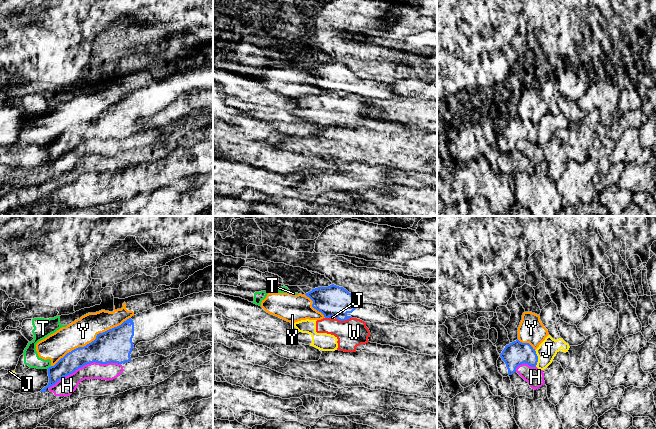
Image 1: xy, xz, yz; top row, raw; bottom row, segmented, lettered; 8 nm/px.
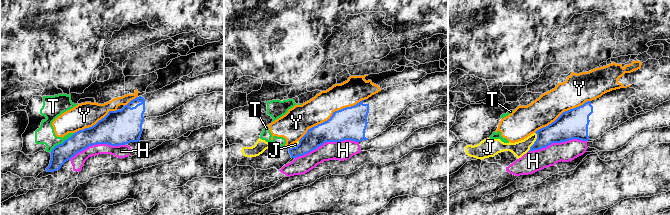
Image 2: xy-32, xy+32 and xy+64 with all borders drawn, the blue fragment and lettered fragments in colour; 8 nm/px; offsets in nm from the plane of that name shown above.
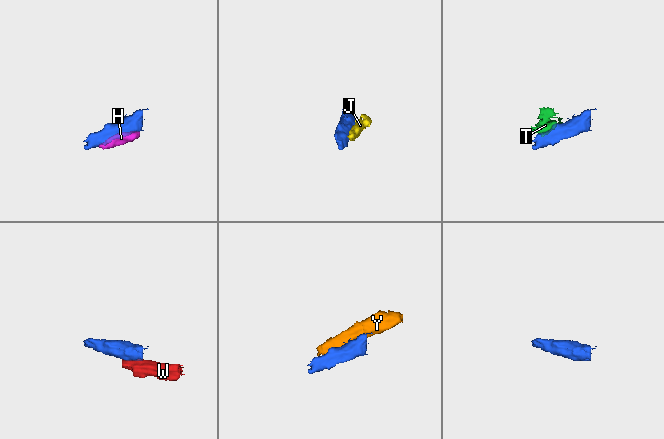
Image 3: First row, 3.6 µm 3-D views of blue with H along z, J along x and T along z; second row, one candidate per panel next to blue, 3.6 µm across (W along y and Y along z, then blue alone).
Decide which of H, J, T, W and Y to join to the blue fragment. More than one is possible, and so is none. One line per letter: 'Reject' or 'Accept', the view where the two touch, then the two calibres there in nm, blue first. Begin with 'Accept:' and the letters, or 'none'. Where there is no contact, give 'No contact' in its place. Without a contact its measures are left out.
Accept: H
H: Accept. Touches blue in xy. Thickness 260 nm (blue) against 150 nm
J: Reject. Touches blue in yz. Thickness 190 nm (blue) against 160 nm
T: Reject. Touches blue in xy. Thickness 160 nm (blue) against 120 nm
W: Reject. Touches blue in xz. Thickness 260 nm (blue) against 220 nm
Y: Reject. Touches blue in xy. Thickness 280 nm (blue) against 220 nm

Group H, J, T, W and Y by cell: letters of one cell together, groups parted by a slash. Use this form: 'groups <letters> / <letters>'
groups H / J W / T Y

